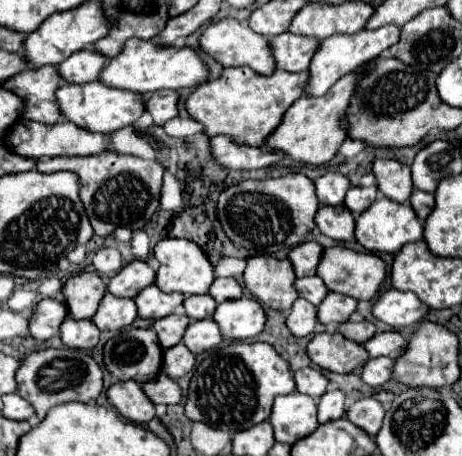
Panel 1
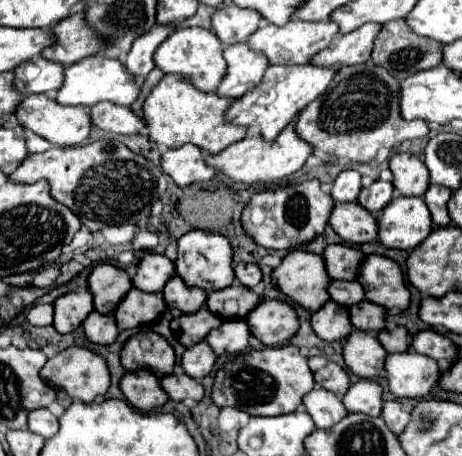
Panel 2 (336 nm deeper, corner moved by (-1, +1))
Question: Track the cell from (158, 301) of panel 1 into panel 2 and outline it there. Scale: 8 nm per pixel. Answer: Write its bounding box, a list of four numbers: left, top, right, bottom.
[163,276,207,314]

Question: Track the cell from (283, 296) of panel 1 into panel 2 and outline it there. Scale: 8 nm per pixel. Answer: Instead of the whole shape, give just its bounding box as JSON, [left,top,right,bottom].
[271,248,329,312]

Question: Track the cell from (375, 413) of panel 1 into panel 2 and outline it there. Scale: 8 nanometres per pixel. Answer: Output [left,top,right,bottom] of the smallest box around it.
[381,400,409,434]

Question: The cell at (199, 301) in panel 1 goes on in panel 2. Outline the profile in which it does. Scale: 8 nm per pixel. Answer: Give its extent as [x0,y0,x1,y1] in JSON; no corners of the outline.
[207,286,259,320]

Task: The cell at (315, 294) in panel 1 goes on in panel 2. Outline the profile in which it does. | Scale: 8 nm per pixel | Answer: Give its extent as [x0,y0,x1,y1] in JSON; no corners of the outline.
[327,280,363,306]

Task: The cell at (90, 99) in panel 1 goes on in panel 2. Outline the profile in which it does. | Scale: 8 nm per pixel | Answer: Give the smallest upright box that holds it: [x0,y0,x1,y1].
[15,94,93,146]

